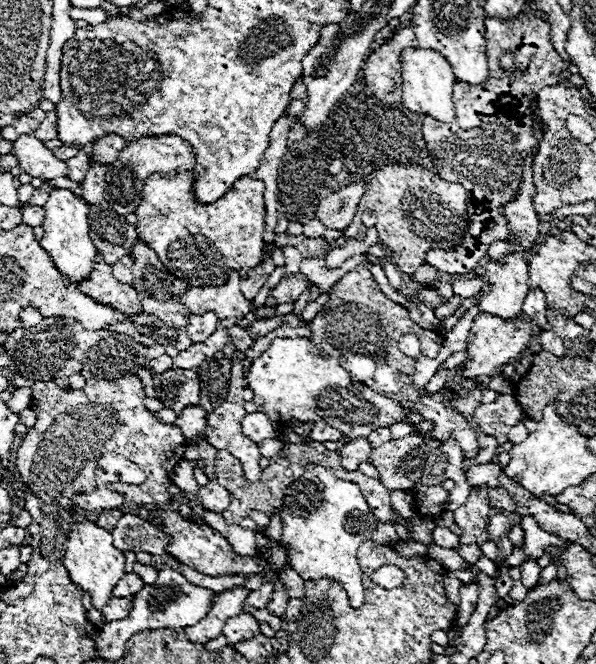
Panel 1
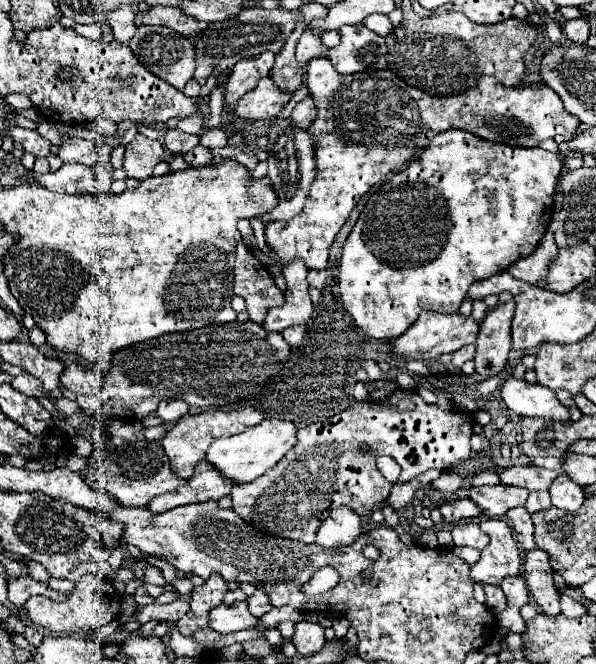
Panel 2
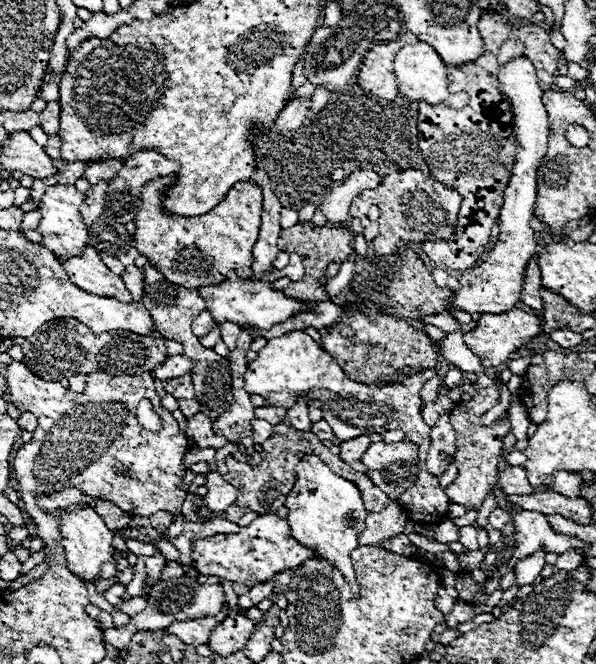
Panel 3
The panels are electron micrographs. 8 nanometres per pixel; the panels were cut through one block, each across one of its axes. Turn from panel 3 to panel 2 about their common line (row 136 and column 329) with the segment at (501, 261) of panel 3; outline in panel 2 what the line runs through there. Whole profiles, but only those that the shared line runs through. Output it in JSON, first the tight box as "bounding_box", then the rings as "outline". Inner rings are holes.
{"bounding_box":[316,506,360,548],"outline":[[[340,506],[322,522],[316,542],[326,548],[342,548],[350,546],[354,538],[360,534],[360,516],[352,512],[348,506]]]}

